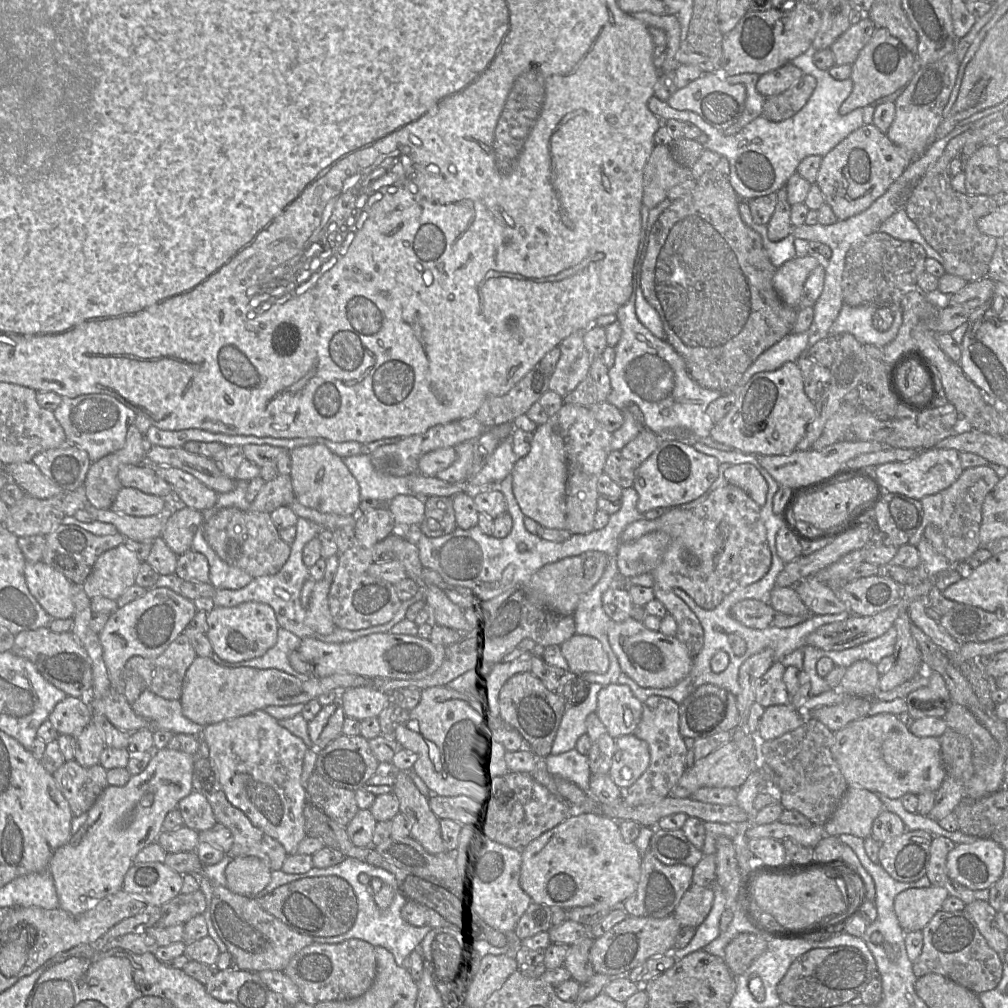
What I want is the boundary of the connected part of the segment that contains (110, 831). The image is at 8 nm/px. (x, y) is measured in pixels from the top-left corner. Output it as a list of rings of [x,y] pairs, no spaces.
[[[166,748],[155,753],[144,771],[132,775],[124,786],[108,785],[94,805],[86,812],[85,823],[68,842],[59,847],[51,857],[47,872],[56,888],[59,909],[77,916],[103,898],[122,889],[125,874],[134,863],[135,856],[144,847],[157,843],[166,815],[177,808],[184,797],[194,791],[192,786],[194,755]]]

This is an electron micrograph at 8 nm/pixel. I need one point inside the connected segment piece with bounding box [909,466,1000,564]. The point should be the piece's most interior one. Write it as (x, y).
(956, 511)

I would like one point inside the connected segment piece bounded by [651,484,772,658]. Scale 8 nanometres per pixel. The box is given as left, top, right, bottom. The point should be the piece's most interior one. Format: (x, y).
(721, 545)

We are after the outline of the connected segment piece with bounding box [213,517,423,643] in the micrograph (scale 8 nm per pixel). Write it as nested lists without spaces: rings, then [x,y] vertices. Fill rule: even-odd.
[[[298,517],[295,527],[296,536],[291,544],[290,556],[278,574],[254,577],[247,586],[237,590],[216,589],[213,596],[214,607],[233,607],[244,602],[262,602],[273,608],[280,628],[292,632],[300,639],[311,637],[325,643],[346,643],[374,633],[390,633],[391,628],[396,623],[405,619],[407,608],[416,601],[423,599],[423,592],[419,590],[415,597],[411,598],[409,601],[402,602],[394,618],[385,624],[360,630],[347,630],[336,626],[330,634],[323,635],[318,633],[306,624],[306,610],[301,604],[302,588],[304,583],[310,578],[309,567],[304,564],[302,553],[304,546],[313,538],[317,537],[322,527],[300,517]]]

